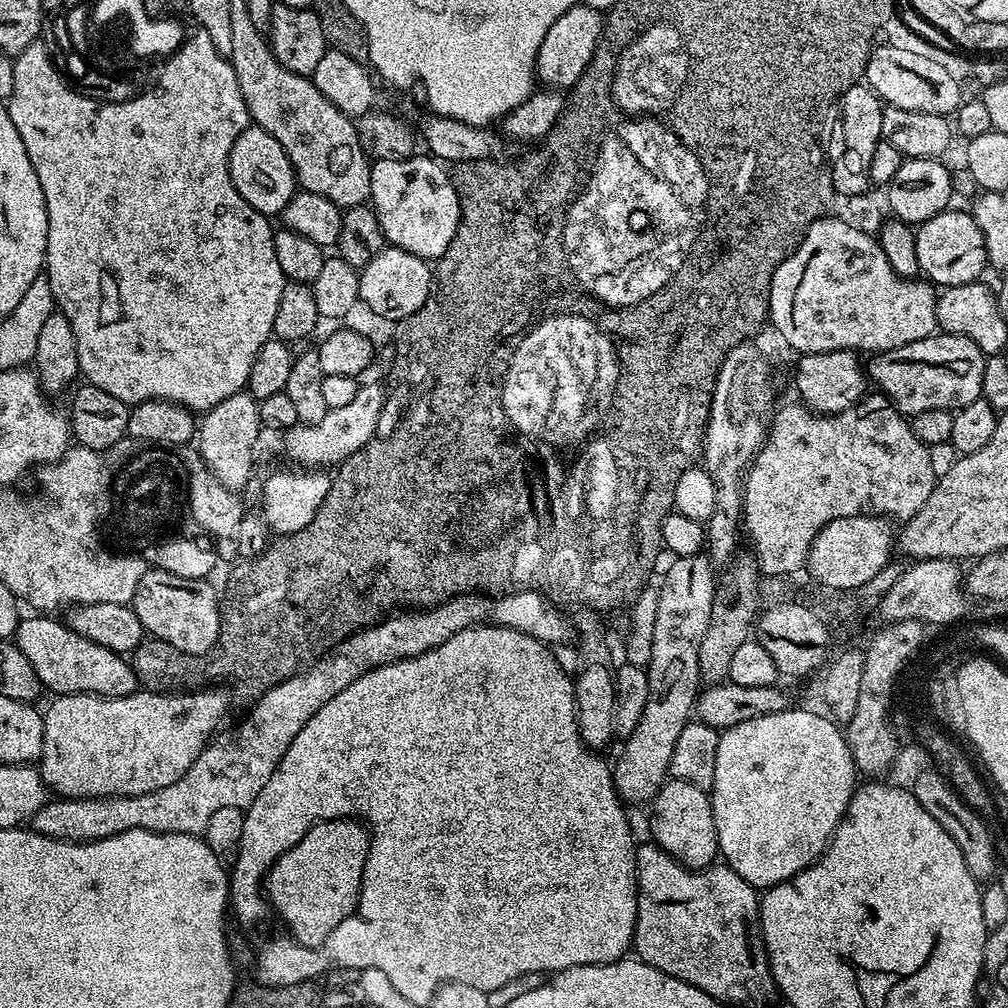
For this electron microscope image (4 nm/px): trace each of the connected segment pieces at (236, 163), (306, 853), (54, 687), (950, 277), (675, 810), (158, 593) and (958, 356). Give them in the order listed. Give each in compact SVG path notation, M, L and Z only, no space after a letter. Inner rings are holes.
M249 126L243 128L234 138L234 146L230 150L228 159L230 178L234 182L234 190L269 218L279 217L283 213L286 202L290 202L292 195L298 191L296 175L290 166L290 158L282 146L278 146L278 138L274 138L266 130Z
M333 818L321 820L312 825L306 835L290 850L286 850L272 863L262 880L262 888L268 891L272 908L284 919L286 927L292 931L291 939L303 948L323 949L324 943L338 930L338 926L352 915L360 903L360 887L364 881L364 867L370 850L370 833L356 818Z
M28 614L21 619L20 623L16 625L16 631L14 633L14 643L18 646L18 650L22 650L22 654L26 654L26 659L30 661L30 666L34 666L34 674L38 674L41 685L45 689L48 688L52 691L52 694L83 694L86 696L111 696L113 698L118 696L129 696L131 692L137 691L138 681L136 678L136 672L132 669L131 663L121 653L112 652L106 646L98 646L98 642L90 642L90 638L82 638L82 634L78 634L75 630L68 627L67 623L63 619L52 620L51 615L48 614Z
M952 211L940 212L915 229L916 257L920 263L921 273L941 289L977 283L983 277L980 275L988 264L982 230L979 229L971 211Z
M669 779L660 787L656 799L651 801L651 808L651 839L660 845L663 852L668 852L679 864L693 870L709 867L717 859L720 847L714 826L712 797L705 789L690 786L690 782Z
M153 567L138 582L130 607L138 614L145 633L149 637L170 642L187 656L203 656L216 644L220 633L220 605L212 592L195 592L193 585L174 574Z
M941 331L922 338L918 342L910 342L906 346L898 346L889 352L882 352L871 357L872 361L867 361L866 372L872 380L889 396L895 409L905 418L913 418L923 411L949 409L955 410L966 406L970 402L981 399L982 390L982 370L986 357L970 338L965 336L955 336L949 332Z

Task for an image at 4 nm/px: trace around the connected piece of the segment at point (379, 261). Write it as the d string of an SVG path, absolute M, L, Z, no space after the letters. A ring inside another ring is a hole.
M385 246L375 260L360 272L360 298L363 307L368 307L374 315L381 316L384 320L402 321L424 305L432 292L433 275L429 261L421 256L415 256L401 248Z

